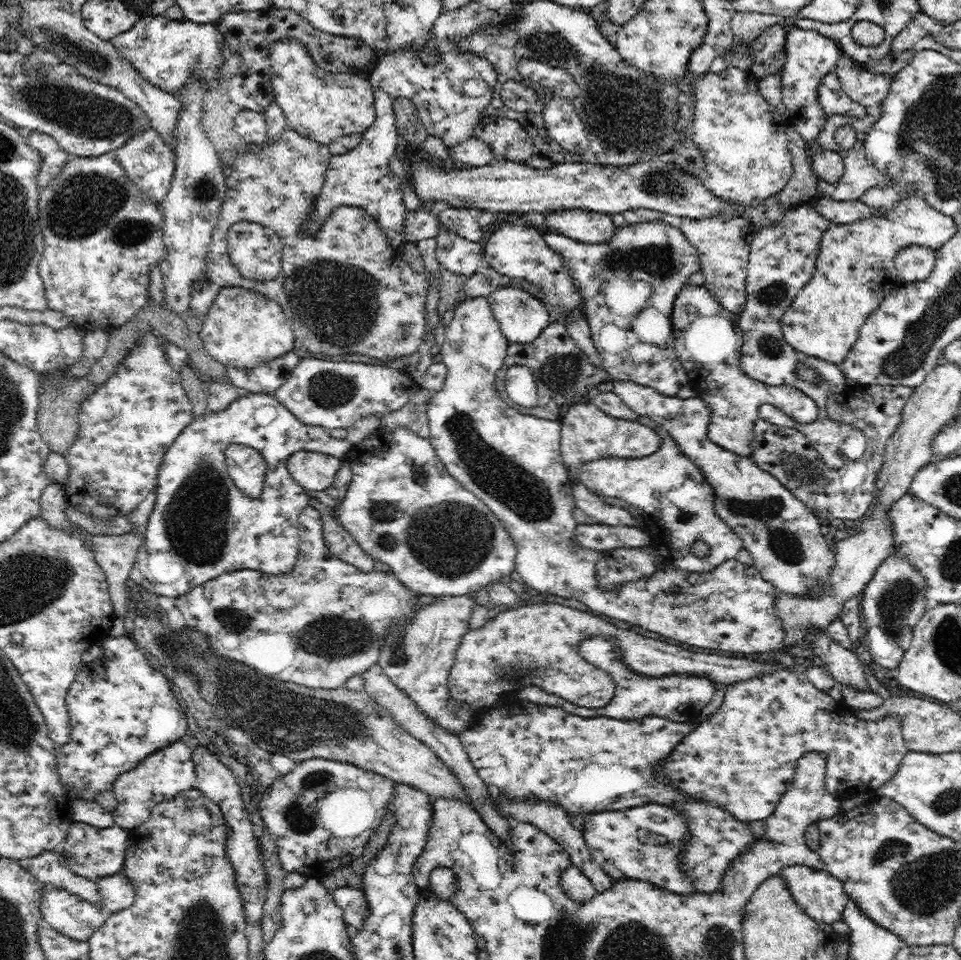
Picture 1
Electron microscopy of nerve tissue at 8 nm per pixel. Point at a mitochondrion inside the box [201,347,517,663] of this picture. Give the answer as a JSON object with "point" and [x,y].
{"point":[463,545]}

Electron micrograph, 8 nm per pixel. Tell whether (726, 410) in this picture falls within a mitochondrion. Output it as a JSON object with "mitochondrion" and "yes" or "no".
{"mitochondrion":"no"}

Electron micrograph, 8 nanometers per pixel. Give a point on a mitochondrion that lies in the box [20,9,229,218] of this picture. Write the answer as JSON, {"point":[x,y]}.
{"point":[93,60]}

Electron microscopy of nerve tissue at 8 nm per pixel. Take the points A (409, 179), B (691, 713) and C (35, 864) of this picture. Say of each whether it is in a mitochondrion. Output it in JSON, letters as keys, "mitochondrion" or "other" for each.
{"A":"other","B":"other","C":"other"}

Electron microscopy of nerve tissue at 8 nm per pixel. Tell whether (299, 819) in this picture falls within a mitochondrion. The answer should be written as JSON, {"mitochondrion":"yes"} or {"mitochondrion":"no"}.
{"mitochondrion":"yes"}

